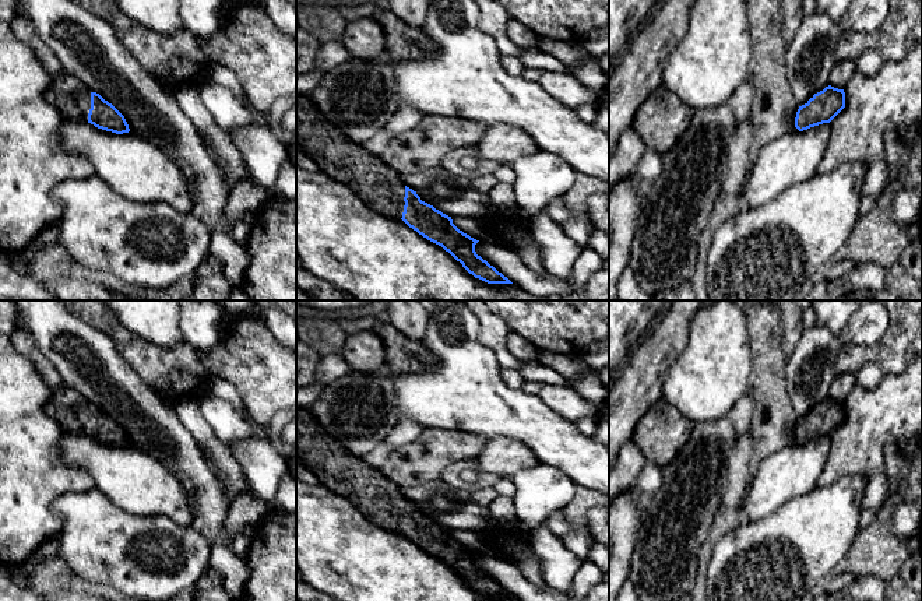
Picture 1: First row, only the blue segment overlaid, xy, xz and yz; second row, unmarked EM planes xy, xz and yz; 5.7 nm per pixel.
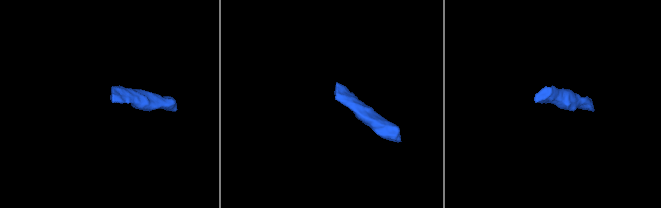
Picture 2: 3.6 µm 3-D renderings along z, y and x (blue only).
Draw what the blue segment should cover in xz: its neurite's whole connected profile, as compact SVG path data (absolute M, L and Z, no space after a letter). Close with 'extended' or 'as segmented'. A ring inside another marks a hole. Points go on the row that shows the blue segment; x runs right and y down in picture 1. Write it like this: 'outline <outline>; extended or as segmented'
outline M298 94L296 148L313 158L321 171L351 186L372 210L402 219L419 235L441 246L475 278L488 284L513 284L476 254L475 245L479 240L460 231L451 217L422 201L379 155L328 124L310 96Z; extended

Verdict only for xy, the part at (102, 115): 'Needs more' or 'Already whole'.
Needs more

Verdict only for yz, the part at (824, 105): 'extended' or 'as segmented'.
as segmented

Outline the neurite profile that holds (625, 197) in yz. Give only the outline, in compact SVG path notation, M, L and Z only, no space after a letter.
M634 172L609 191L609 300L617 298L619 280L630 261L644 184Z

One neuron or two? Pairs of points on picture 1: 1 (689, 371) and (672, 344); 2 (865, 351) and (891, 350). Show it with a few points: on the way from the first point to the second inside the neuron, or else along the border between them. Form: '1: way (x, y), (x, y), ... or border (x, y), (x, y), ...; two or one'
1: border (690, 324), (688, 344), (668, 369), (664, 385); two
2: way (872, 351), (884, 351); one

